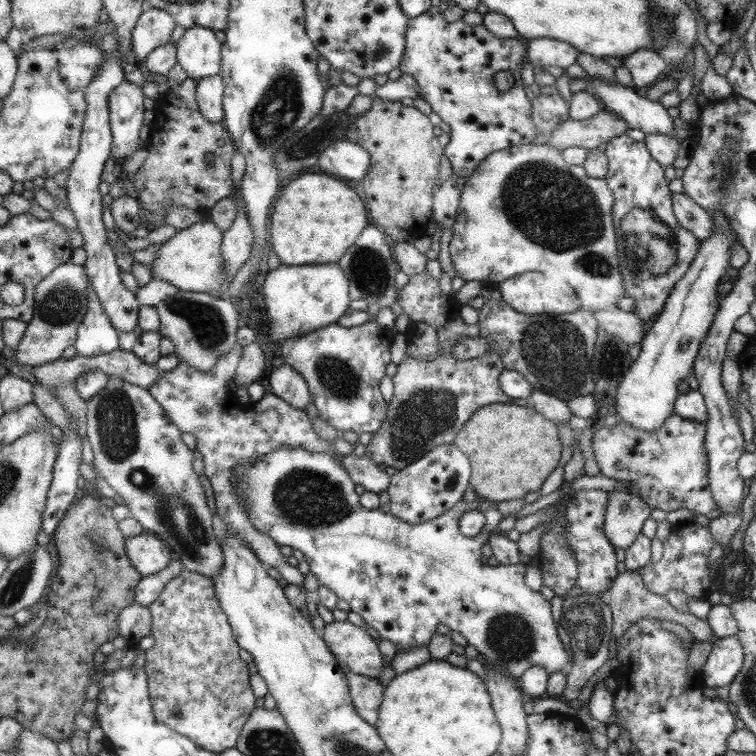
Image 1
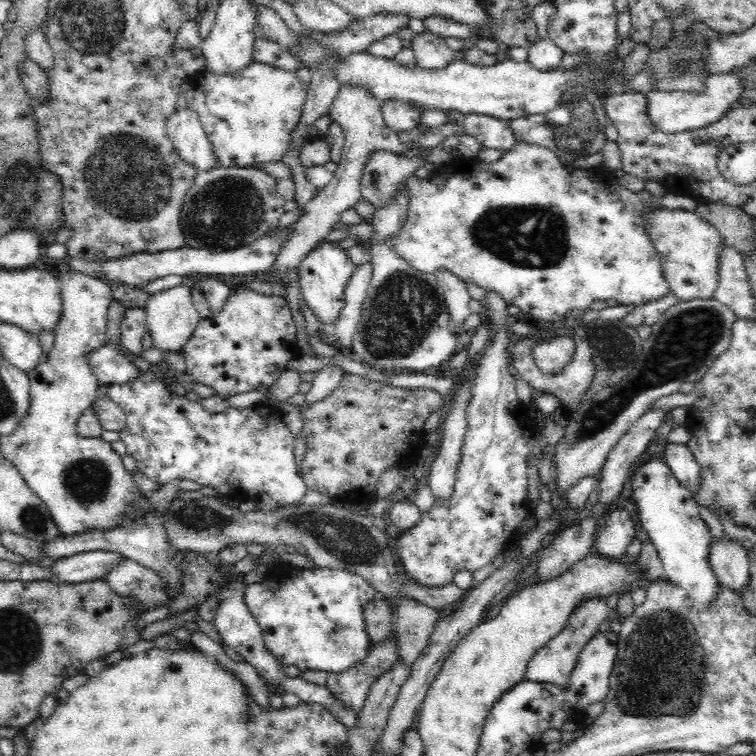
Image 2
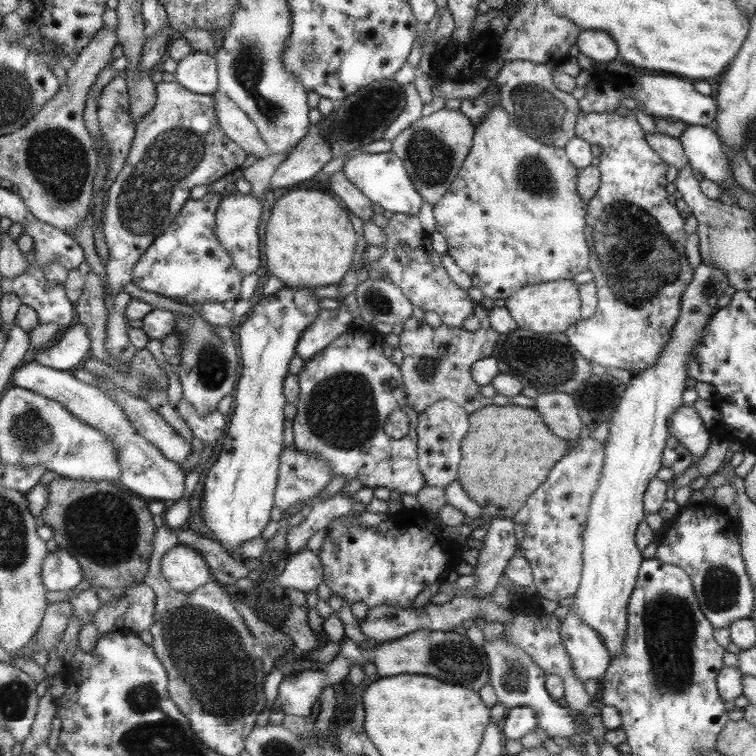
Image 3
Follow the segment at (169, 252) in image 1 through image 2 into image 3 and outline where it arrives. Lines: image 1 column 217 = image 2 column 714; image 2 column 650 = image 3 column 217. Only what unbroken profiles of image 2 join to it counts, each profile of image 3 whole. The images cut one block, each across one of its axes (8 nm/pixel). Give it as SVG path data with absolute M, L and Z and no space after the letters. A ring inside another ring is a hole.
M238 191L222 198L215 216L215 235L218 242L229 251L233 265L243 276L255 273L259 266L259 236L257 236L259 216L261 216L261 204L257 202L257 198Z

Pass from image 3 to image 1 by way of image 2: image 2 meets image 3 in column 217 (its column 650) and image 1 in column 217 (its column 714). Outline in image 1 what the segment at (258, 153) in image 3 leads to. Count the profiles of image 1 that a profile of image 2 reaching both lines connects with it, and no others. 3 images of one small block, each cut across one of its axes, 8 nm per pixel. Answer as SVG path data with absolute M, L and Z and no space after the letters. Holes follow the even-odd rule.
M217 75L196 81L198 110L211 122L222 122L223 81Z

